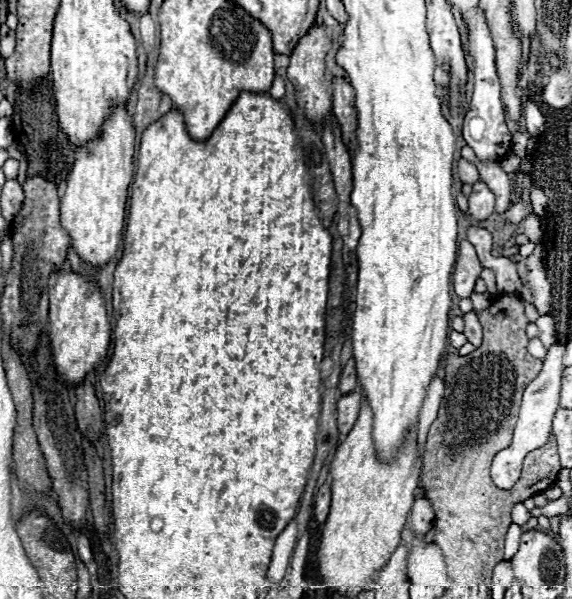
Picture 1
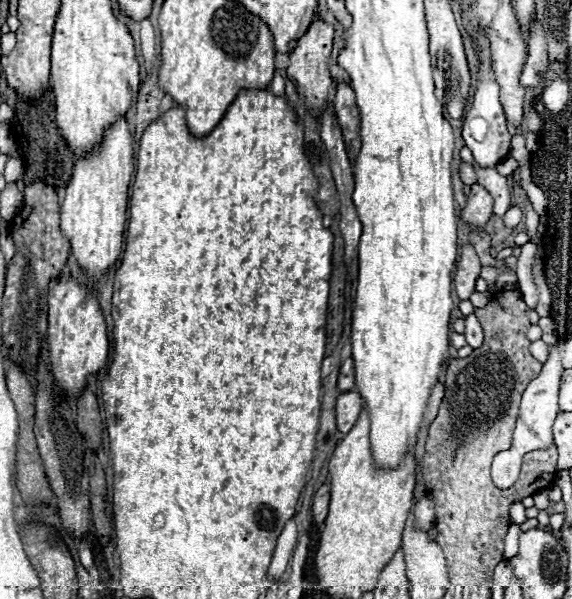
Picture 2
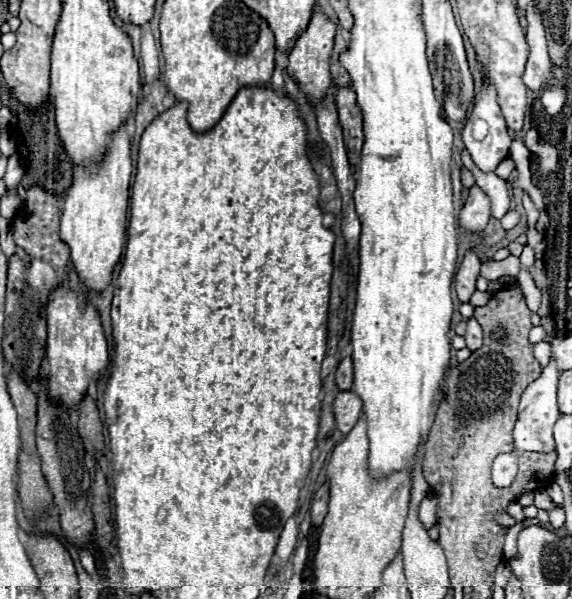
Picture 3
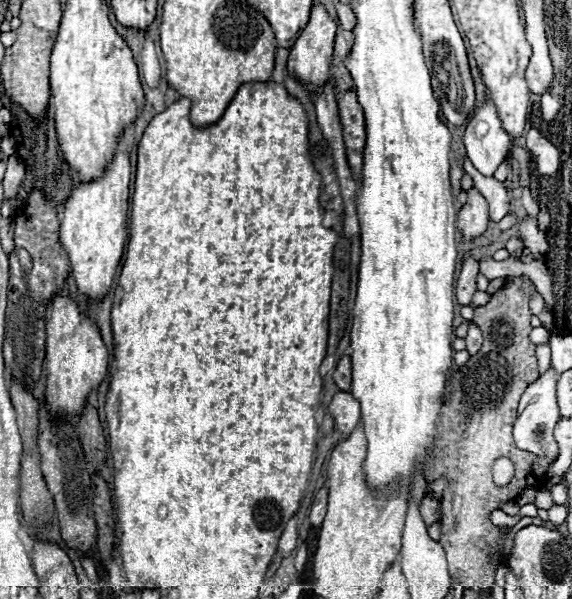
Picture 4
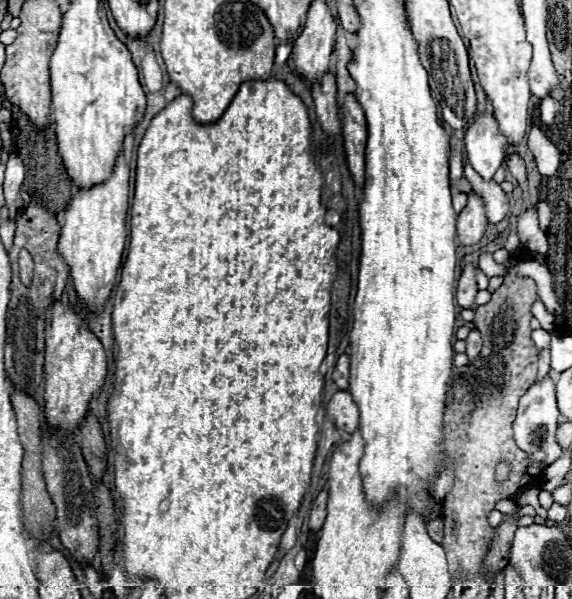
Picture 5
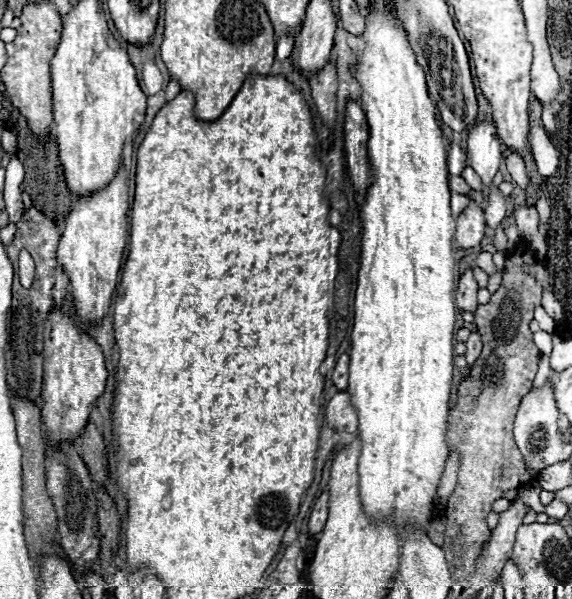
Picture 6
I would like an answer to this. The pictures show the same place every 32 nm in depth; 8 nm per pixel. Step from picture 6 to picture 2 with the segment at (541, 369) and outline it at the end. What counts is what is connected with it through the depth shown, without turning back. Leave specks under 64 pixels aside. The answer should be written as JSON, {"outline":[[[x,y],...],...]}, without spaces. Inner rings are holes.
{"outline":[[[534,340],[534,342],[530,344],[530,354],[532,354],[534,358],[538,358],[540,362],[546,362],[548,352],[550,352],[550,348],[548,348],[542,340]]]}

